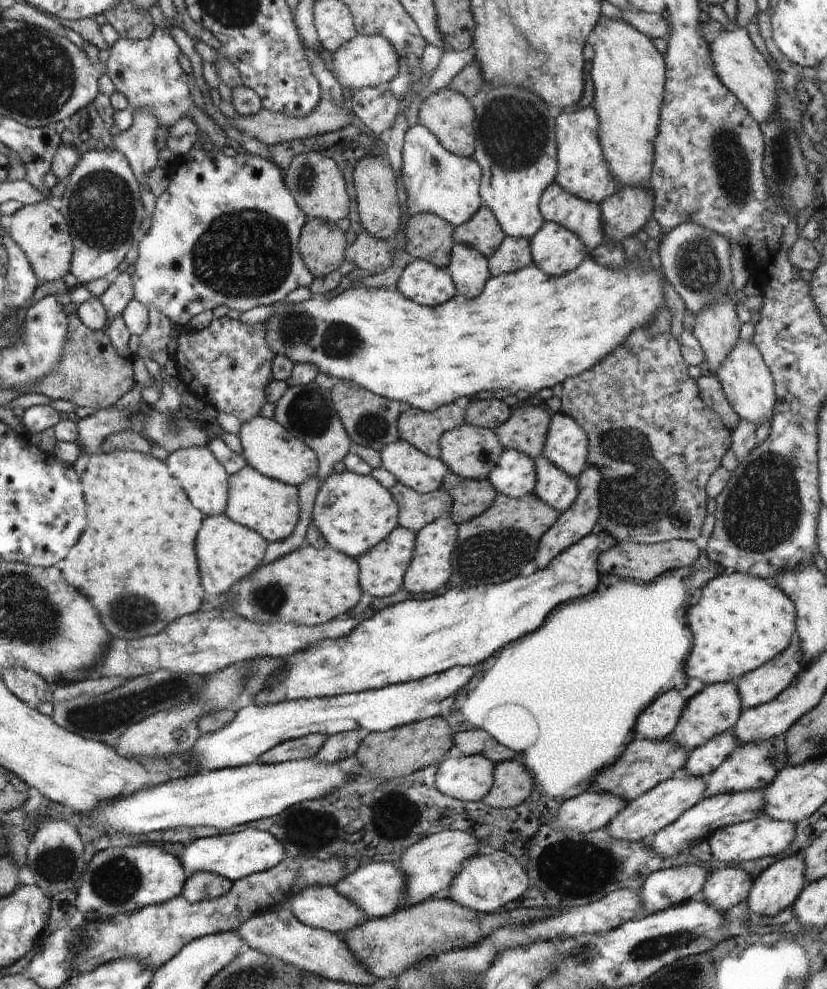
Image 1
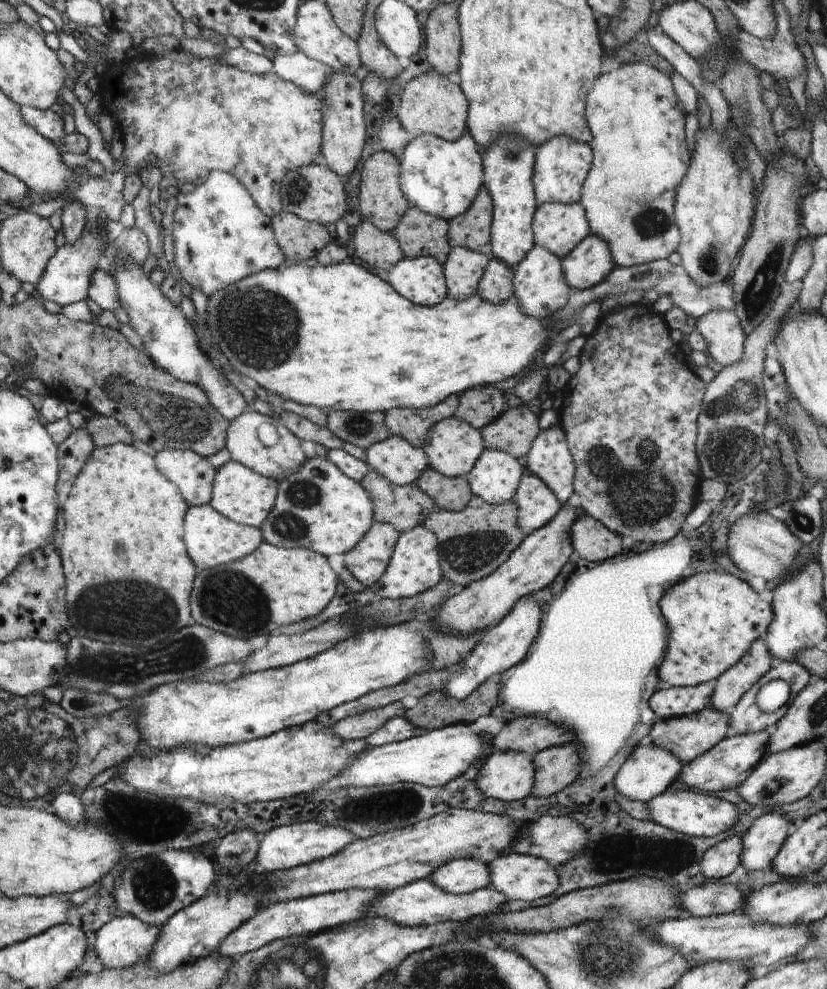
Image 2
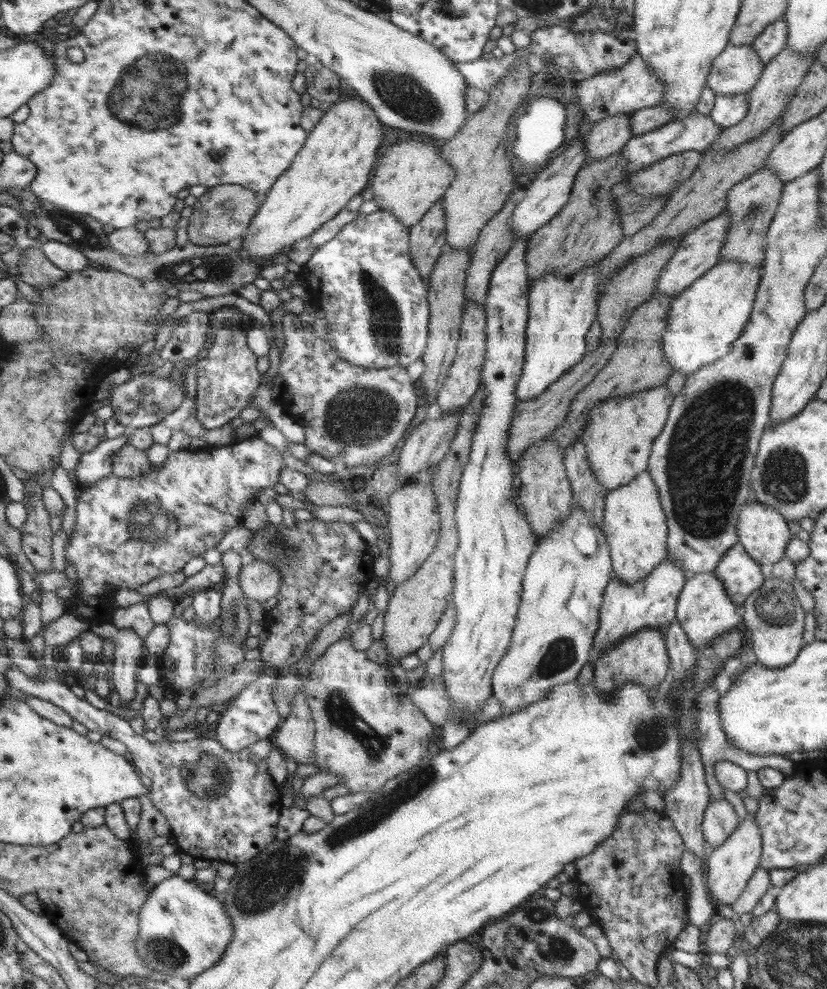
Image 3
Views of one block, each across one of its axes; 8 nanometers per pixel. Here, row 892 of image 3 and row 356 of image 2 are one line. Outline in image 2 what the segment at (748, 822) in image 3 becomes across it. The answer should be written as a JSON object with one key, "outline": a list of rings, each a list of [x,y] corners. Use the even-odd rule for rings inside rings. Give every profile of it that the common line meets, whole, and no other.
{"outline":[[[708,311],[697,319],[694,327],[706,340],[709,356],[718,364],[727,367],[740,360],[747,334],[734,311]]]}

